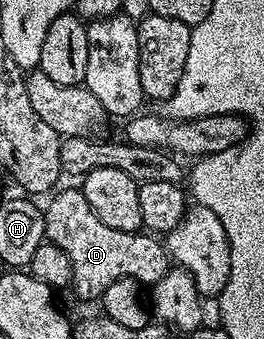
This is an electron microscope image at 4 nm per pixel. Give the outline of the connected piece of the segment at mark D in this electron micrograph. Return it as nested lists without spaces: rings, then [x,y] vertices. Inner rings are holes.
[[[83,189],[64,190],[61,194],[51,195],[52,203],[43,207],[44,212],[44,236],[47,241],[54,243],[62,252],[66,252],[72,269],[71,289],[76,289],[80,298],[103,299],[106,288],[114,284],[119,278],[132,278],[141,284],[151,284],[162,278],[170,269],[170,255],[165,243],[159,237],[148,232],[118,232],[118,228],[110,228],[94,216],[94,208],[86,204],[86,196]]]

